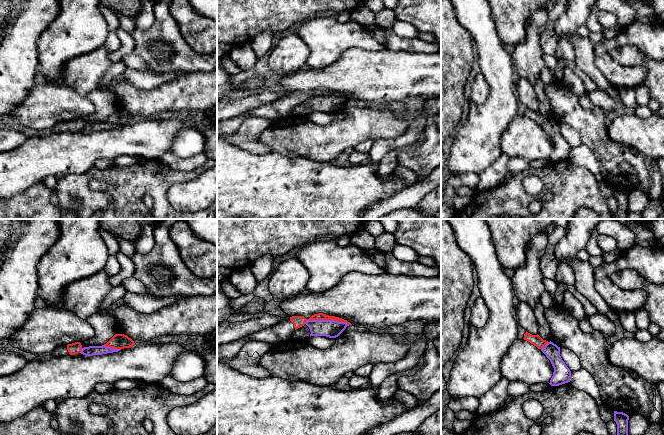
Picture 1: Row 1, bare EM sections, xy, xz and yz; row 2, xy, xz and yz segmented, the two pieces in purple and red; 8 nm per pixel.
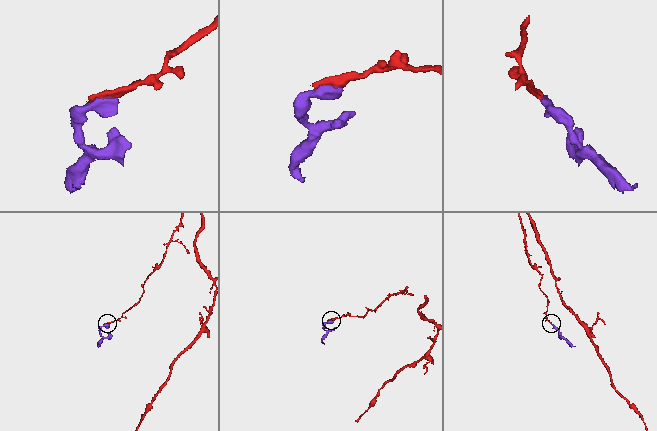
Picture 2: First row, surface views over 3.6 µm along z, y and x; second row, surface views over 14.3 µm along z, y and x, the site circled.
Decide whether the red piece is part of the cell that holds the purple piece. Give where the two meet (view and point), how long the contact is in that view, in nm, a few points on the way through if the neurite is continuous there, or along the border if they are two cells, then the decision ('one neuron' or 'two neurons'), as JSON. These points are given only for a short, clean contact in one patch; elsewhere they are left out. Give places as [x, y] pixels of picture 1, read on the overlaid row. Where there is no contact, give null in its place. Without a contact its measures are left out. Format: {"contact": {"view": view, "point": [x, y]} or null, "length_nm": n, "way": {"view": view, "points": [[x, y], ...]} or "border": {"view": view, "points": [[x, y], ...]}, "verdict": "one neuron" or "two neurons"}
{"contact": {"view": "xz", "point": [327, 320]}, "length_nm": 360, "border": {"view": "xz", "points": [[304, 323], [307, 320], [337, 320], [345, 321], [349, 324]]}, "verdict": "two neurons"}

